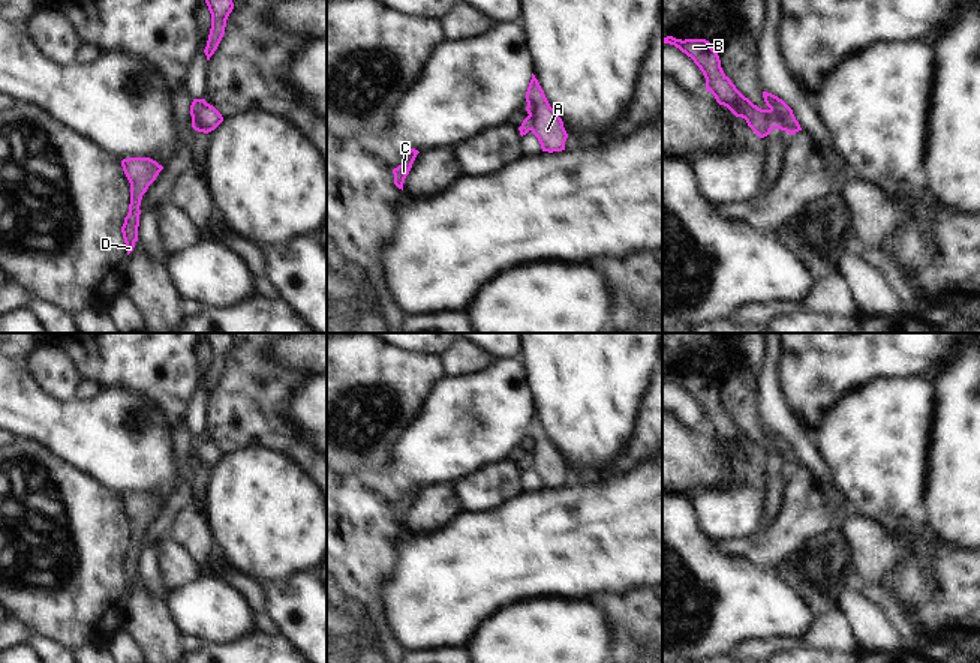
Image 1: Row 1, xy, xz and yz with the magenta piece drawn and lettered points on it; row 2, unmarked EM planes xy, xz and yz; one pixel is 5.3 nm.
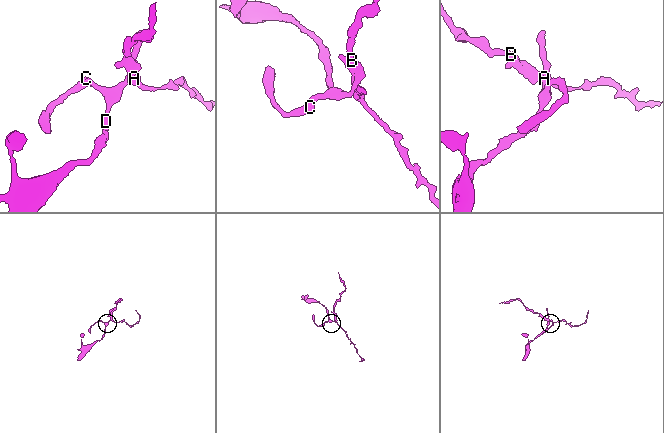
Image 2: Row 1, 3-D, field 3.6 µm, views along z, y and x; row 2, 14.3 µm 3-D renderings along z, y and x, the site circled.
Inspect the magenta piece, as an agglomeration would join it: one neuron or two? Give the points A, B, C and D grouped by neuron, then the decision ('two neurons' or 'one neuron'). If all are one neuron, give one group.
A B / C D; two neurons

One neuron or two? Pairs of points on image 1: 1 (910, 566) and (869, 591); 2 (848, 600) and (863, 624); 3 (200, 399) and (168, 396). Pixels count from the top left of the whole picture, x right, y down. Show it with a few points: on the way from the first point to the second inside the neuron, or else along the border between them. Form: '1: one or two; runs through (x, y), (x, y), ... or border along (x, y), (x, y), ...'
1: two; border along (878, 585), (904, 611)
2: one; runs through (854, 606), (863, 618)
3: two; border along (197, 363), (197, 386), (183, 419)

